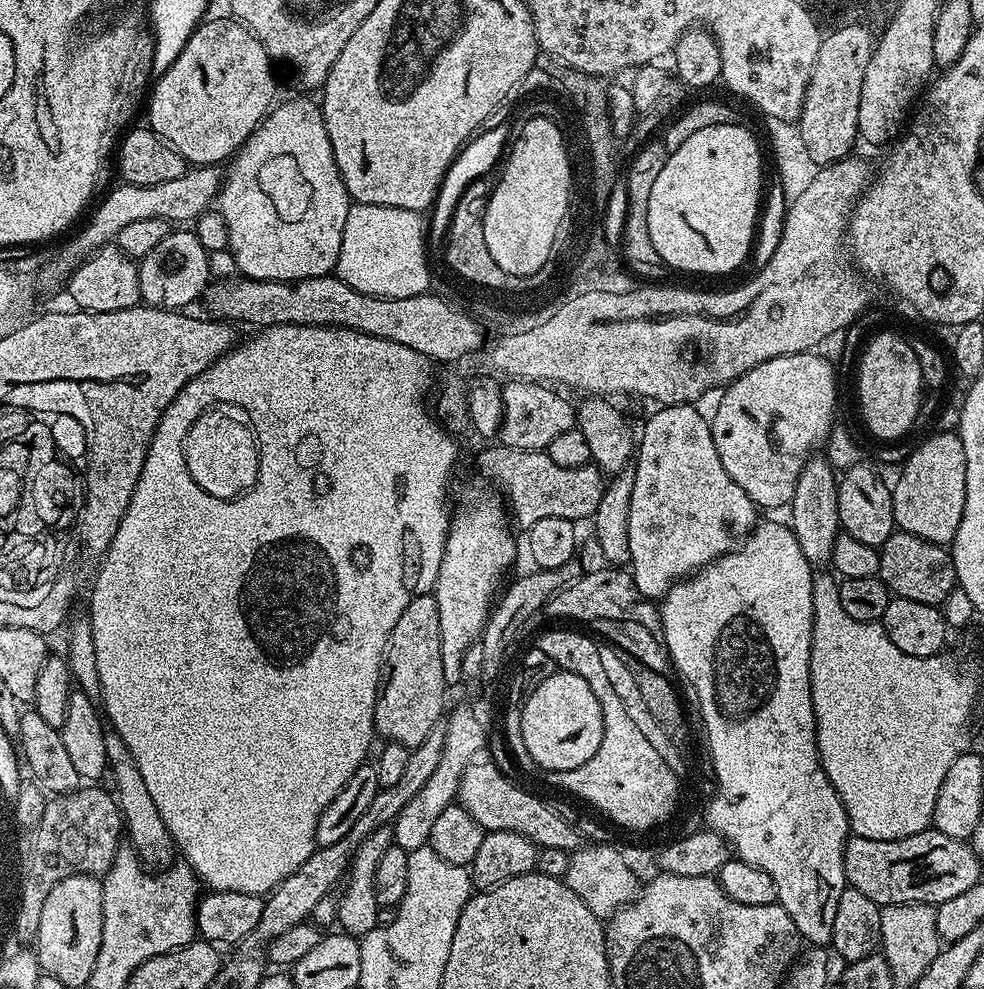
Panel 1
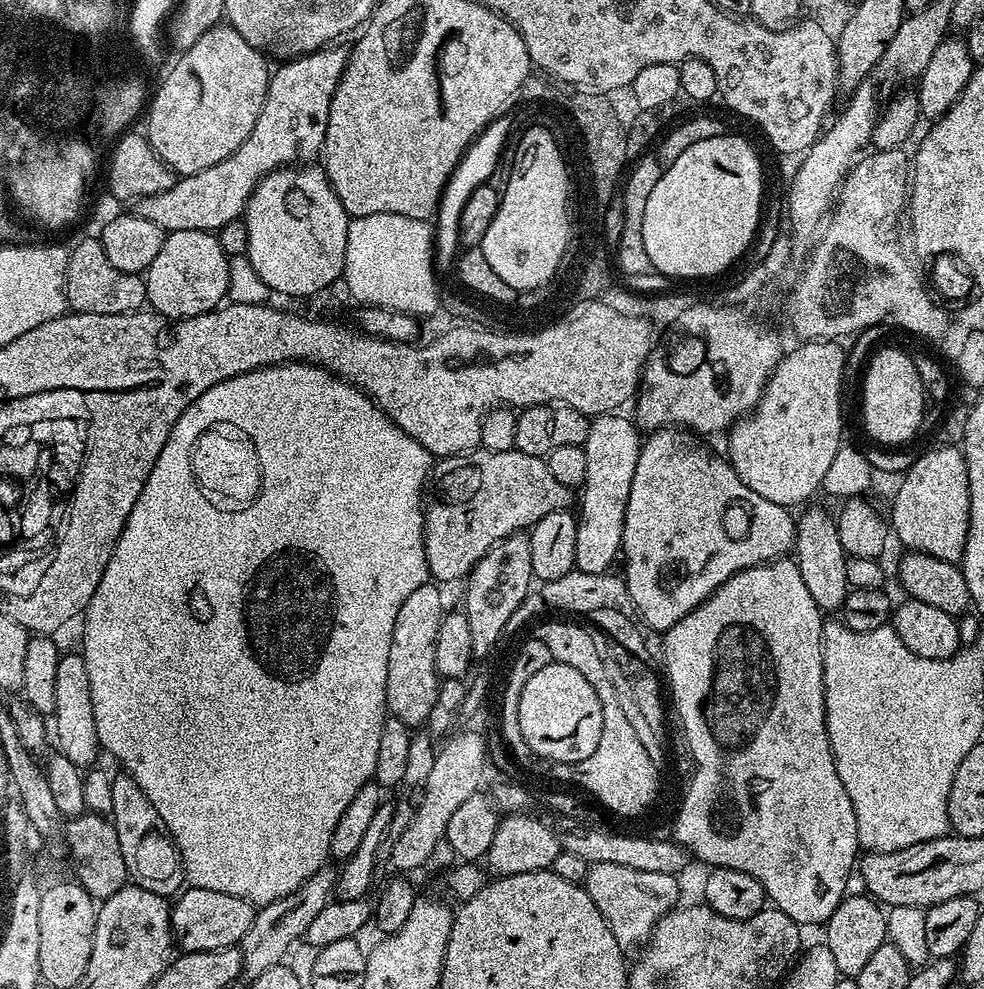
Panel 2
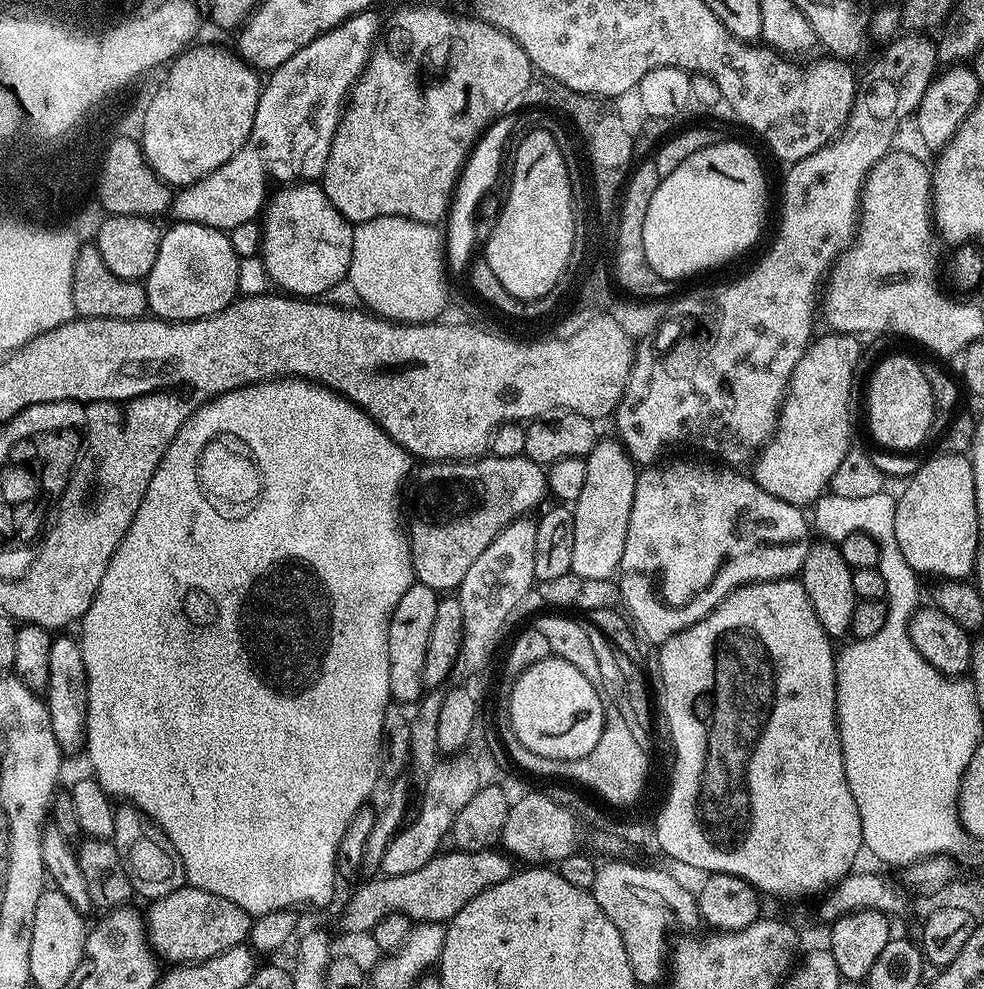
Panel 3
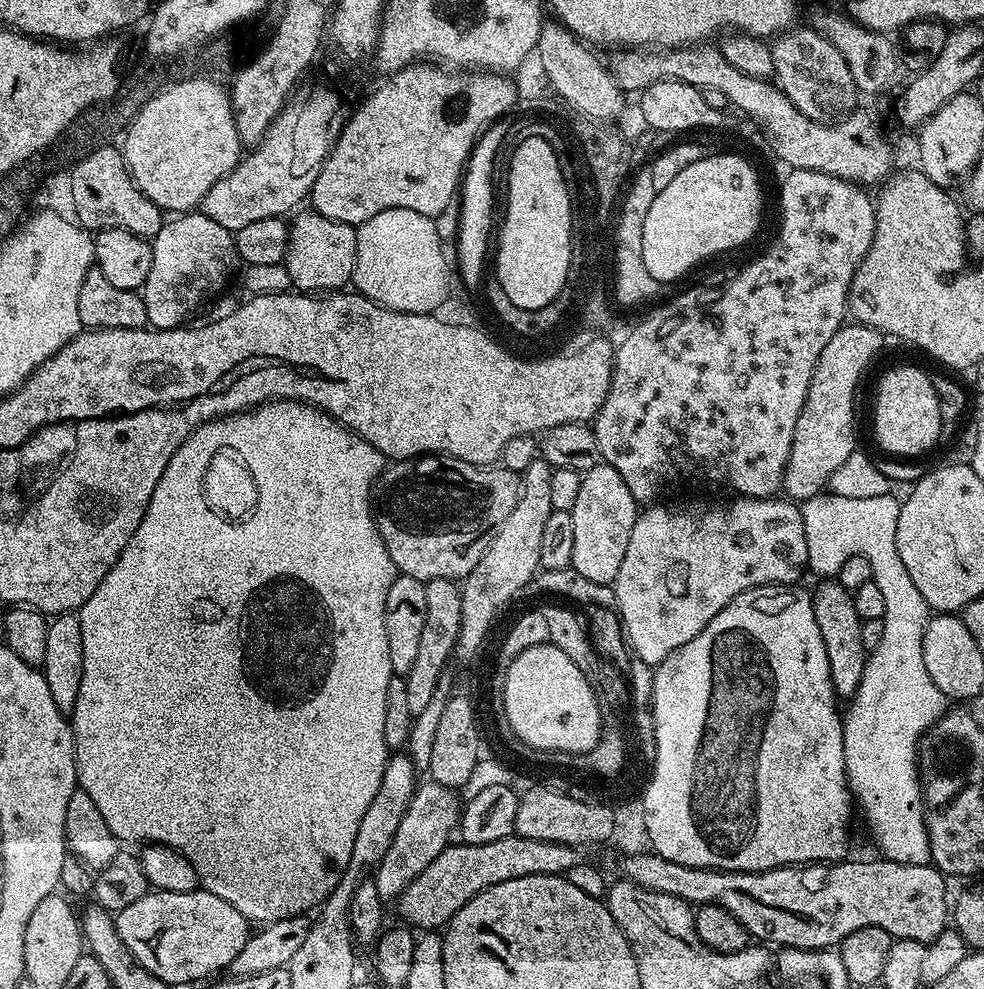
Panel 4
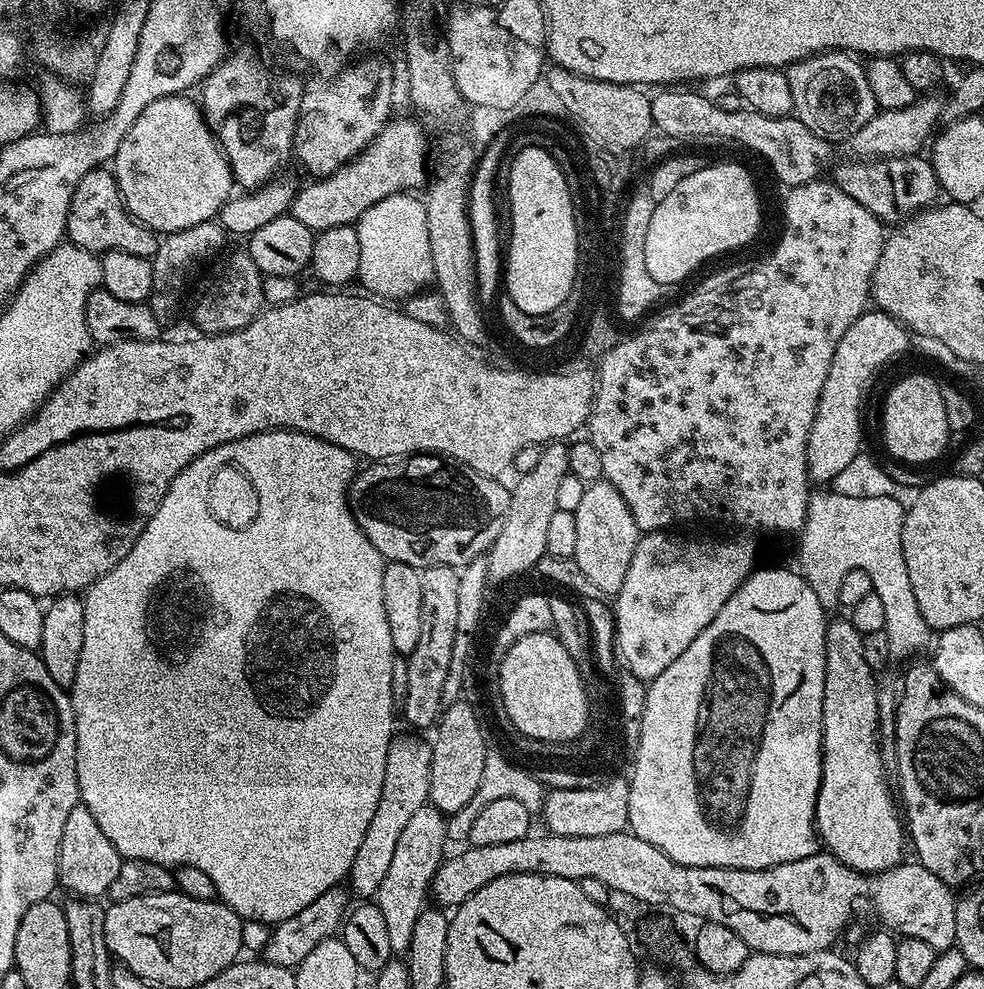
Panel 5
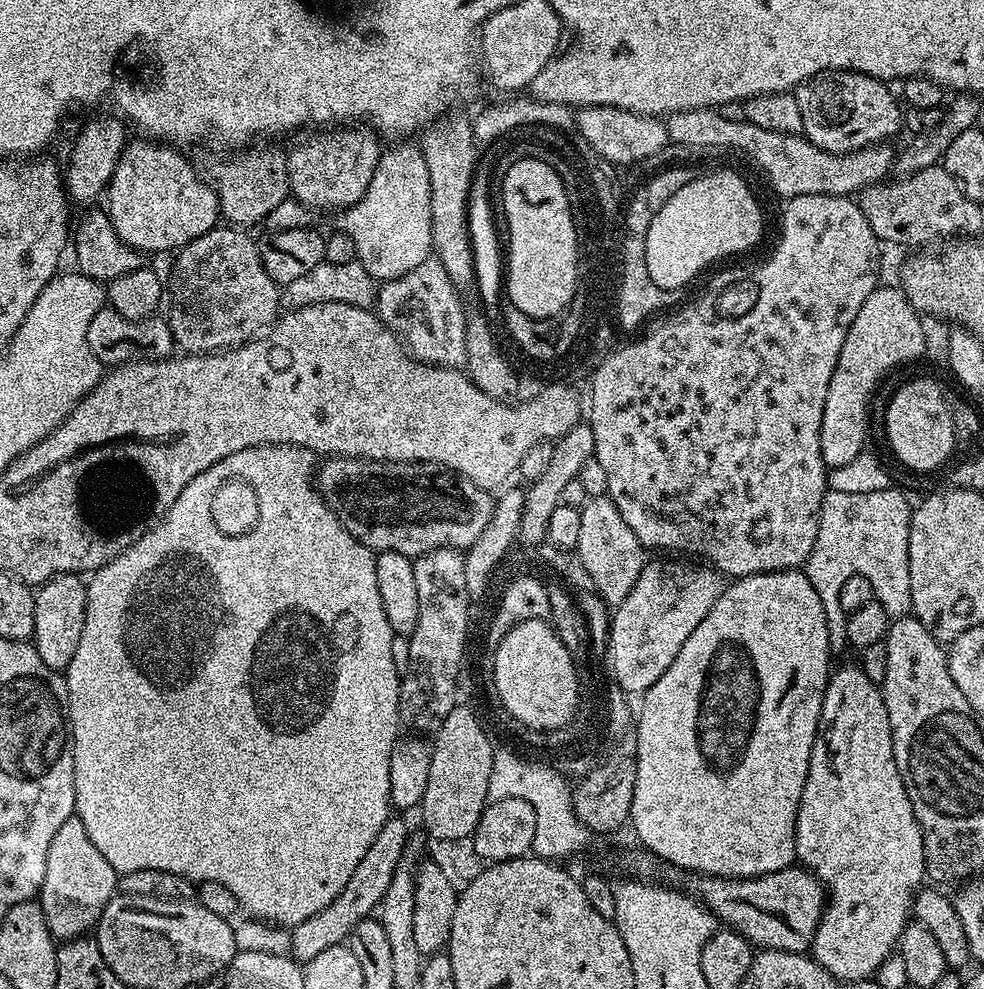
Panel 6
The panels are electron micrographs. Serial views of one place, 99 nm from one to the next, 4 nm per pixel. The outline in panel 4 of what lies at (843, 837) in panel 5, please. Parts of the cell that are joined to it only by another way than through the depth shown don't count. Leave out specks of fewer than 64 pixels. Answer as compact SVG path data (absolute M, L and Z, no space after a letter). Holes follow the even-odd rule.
M824 578L812 592L814 619L818 621L818 631L822 633L822 642L826 645L826 658L830 662L830 678L837 697L850 698L858 690L858 682L862 682L862 670L866 666L869 652L862 646L862 621L858 610L854 610L854 598L847 588L843 588L839 579Z

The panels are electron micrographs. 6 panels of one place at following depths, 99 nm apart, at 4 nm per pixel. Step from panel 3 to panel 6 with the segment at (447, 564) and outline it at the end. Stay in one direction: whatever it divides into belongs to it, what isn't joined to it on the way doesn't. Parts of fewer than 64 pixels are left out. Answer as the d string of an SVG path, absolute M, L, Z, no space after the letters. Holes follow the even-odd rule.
M336 456L319 465L314 483L332 512L338 513L344 528L373 553L397 552L413 558L439 548L467 550L490 522L493 497L465 476L447 470L433 470L415 462L361 460L358 456Z

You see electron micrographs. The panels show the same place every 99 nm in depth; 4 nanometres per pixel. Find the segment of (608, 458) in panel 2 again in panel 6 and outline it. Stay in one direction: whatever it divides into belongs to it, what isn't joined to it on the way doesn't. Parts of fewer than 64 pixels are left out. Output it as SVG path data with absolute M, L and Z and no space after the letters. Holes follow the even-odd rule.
M607 495L591 497L584 503L580 513L582 530L578 533L578 546L574 551L580 557L582 566L586 566L590 578L594 578L596 595L601 596L610 606L618 605L626 598L626 594L630 594L630 590L634 590L634 582L638 582L638 574L646 563L646 549L638 542L638 538L634 538L634 530L626 526L622 514L618 514L618 506L614 506L614 502L609 500Z

